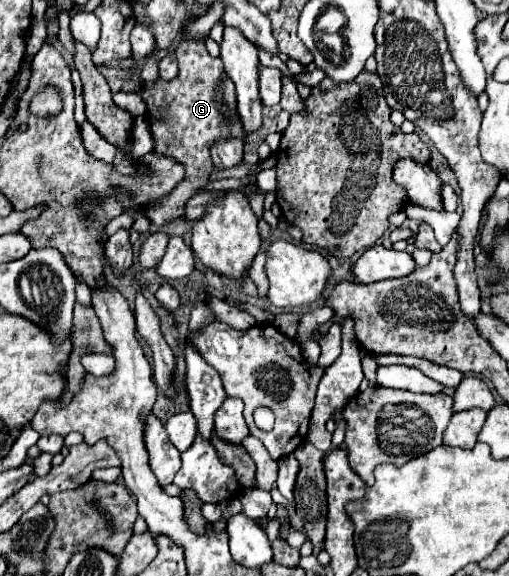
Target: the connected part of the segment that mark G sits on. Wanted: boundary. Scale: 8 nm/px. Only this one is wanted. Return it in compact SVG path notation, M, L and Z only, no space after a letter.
M181 41L175 55L179 61L179 75L171 81L159 77L153 83L143 83L139 93L147 107L149 131L155 143L153 153L171 157L185 167L185 179L173 189L173 193L153 199L145 205L149 221L157 227L185 217L187 201L211 181L213 143L227 139L247 141L241 117L237 115L237 93L233 81L225 73L223 61L219 57L211 57L201 41Z

